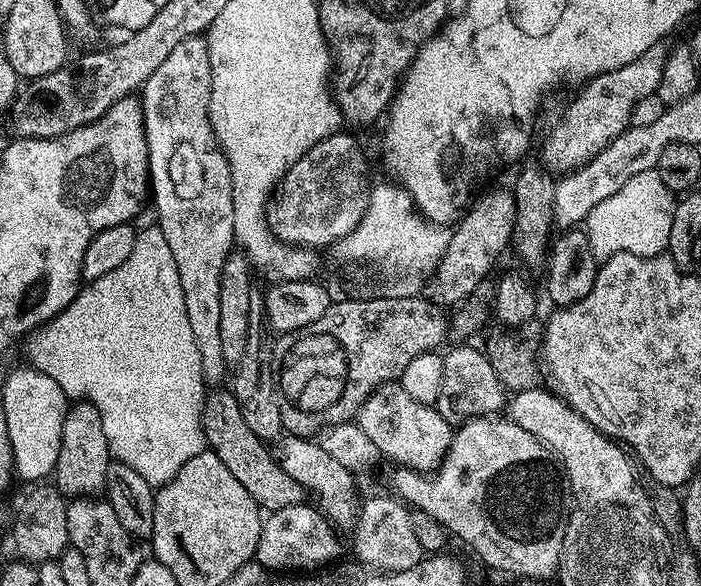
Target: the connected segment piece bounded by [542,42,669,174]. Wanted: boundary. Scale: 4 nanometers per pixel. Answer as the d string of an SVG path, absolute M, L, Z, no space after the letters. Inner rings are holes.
M660 42L654 44L646 50L646 54L642 54L642 58L634 58L632 62L626 62L626 66L618 66L618 70L604 72L581 87L584 89L577 94L568 113L561 118L560 125L549 134L544 144L542 163L549 172L563 174L583 169L610 141L630 127L635 104L660 91L662 70L669 54L669 49L664 46Z

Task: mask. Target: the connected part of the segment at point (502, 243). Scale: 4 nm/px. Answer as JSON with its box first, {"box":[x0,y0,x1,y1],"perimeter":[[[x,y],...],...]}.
{"box":[438,188,515,284],"perimeter":[[[496,188],[478,200],[461,215],[438,265],[438,271],[452,284],[458,283],[460,279],[468,284],[482,283],[488,271],[495,266],[496,255],[514,240],[515,195],[509,189],[507,192],[504,188]]]}

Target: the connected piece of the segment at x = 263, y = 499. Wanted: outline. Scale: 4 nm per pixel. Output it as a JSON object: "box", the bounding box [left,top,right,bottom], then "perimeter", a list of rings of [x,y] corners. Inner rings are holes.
{"box":[200,387,306,513],"perimeter":[[[227,387],[220,388],[217,392],[212,392],[203,397],[200,410],[200,423],[202,425],[202,436],[207,447],[218,458],[222,458],[226,470],[246,486],[246,494],[254,498],[261,509],[269,513],[282,510],[286,506],[296,506],[305,503],[306,493],[301,484],[286,470],[282,470],[279,459],[275,455],[268,453],[269,445],[246,426],[246,418],[242,418],[242,406],[238,406],[238,398]]]}

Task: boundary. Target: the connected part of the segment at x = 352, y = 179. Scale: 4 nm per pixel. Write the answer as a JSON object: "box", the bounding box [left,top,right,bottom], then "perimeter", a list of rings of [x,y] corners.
{"box":[268,130,370,250],"perimeter":[[[341,130],[333,136],[326,137],[322,142],[318,142],[294,166],[290,166],[287,174],[280,179],[276,185],[276,191],[270,201],[268,219],[272,226],[272,231],[281,240],[311,248],[321,250],[327,246],[335,245],[336,241],[346,238],[358,222],[362,222],[362,214],[368,205],[368,194],[370,191],[370,179],[368,180],[368,156],[364,153],[364,148],[352,136],[347,136],[347,131]]]}

